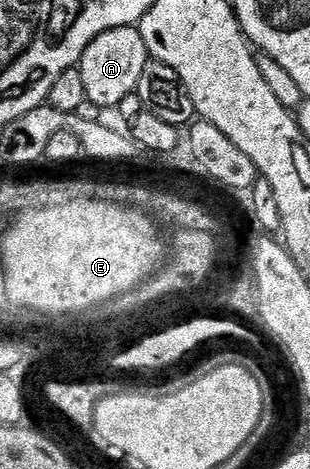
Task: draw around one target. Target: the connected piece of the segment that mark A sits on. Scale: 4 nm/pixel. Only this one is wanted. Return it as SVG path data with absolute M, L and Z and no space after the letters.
M116 27L112 31L104 31L104 35L96 35L92 43L78 60L77 68L84 79L86 99L96 103L103 111L117 110L118 104L128 95L138 92L140 75L144 72L148 54L144 47L144 39L137 27Z

